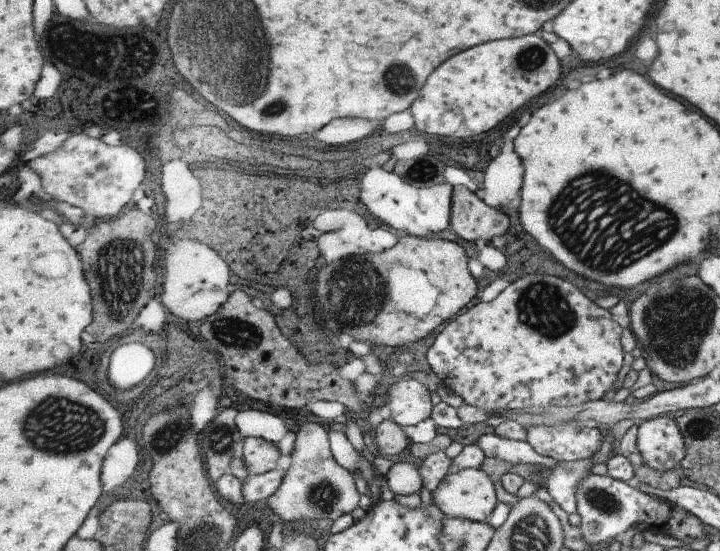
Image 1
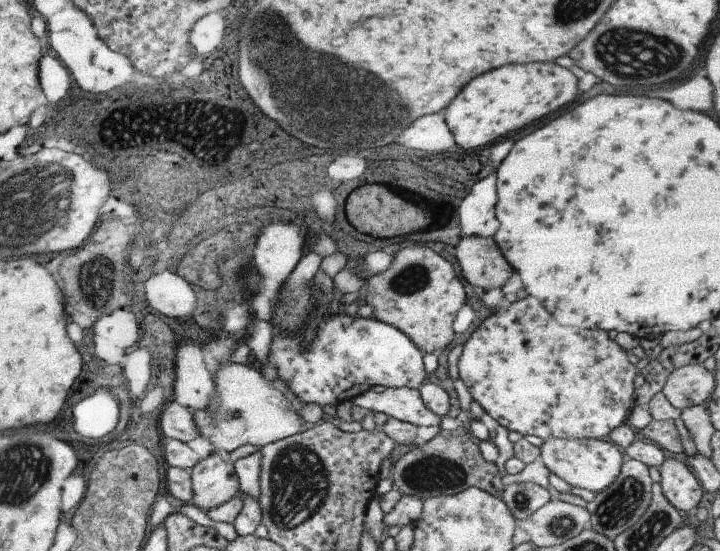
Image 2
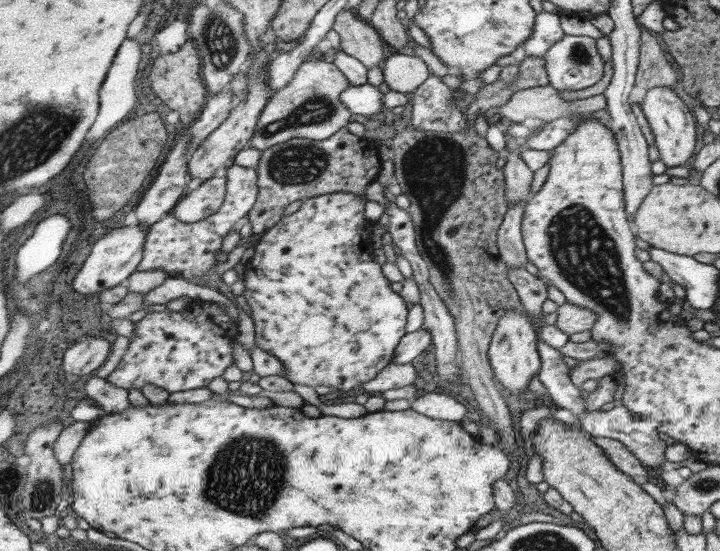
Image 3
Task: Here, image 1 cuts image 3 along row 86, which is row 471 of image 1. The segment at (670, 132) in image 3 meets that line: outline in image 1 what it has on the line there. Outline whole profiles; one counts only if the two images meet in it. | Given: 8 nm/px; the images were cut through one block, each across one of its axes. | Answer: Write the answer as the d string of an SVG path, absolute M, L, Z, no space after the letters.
M657 417L640 423L638 449L653 470L669 472L683 458L682 433L669 417Z

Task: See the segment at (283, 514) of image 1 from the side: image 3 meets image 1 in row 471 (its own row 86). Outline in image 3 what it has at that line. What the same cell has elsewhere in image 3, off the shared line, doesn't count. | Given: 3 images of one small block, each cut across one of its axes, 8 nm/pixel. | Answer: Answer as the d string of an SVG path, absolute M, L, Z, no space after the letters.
M330 59L305 61L293 80L269 100L248 146L266 151L268 148L293 140L311 138L327 140L351 122L349 108L341 102L341 94L349 89L349 79Z

